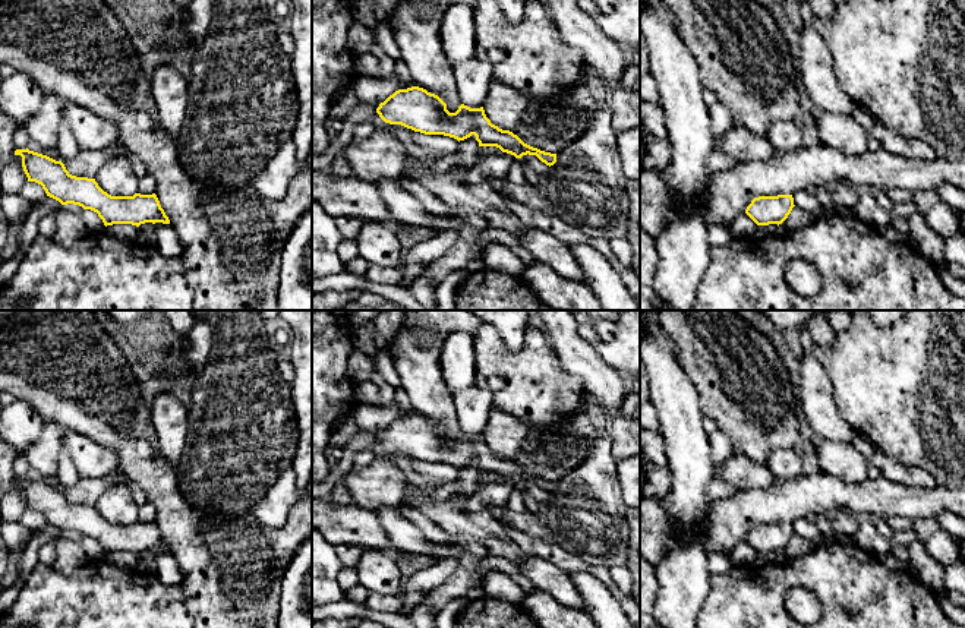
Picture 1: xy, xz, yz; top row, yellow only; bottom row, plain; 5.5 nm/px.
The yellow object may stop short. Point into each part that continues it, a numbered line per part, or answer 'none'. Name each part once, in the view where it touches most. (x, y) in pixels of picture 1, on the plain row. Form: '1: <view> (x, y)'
none

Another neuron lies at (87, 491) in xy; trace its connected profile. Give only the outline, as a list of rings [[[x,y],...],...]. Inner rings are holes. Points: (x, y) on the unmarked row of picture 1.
[[[122,471],[103,477],[78,477],[78,482],[63,492],[72,504],[94,506],[107,489],[124,482]]]

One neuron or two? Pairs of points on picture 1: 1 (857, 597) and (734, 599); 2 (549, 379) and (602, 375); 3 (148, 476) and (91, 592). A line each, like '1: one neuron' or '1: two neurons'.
1: one neuron
2: two neurons
3: two neurons

